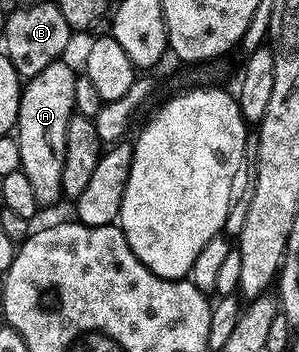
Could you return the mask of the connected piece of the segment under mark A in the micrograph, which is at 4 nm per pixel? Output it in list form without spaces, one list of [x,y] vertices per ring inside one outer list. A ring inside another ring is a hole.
[[[60,61],[23,83],[17,128],[17,138],[21,145],[21,170],[29,177],[29,182],[33,184],[33,197],[37,197],[41,205],[64,198],[61,169],[65,169],[65,133],[69,133],[69,121],[76,114],[76,78],[77,71],[67,61]]]

